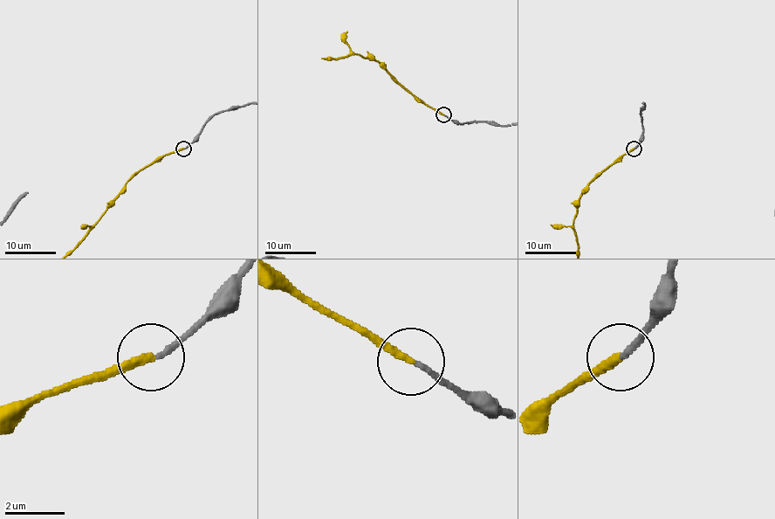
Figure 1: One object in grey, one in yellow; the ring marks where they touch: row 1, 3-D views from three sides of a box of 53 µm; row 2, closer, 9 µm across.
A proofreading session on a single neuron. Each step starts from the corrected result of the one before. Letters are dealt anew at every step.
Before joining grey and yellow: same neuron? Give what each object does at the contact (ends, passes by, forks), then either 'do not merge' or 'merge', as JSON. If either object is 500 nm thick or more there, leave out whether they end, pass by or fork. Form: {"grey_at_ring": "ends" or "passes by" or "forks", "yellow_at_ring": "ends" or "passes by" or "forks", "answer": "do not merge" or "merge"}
{"grey_at_ring": "ends", "yellow_at_ring": "ends", "answer": "merge"}

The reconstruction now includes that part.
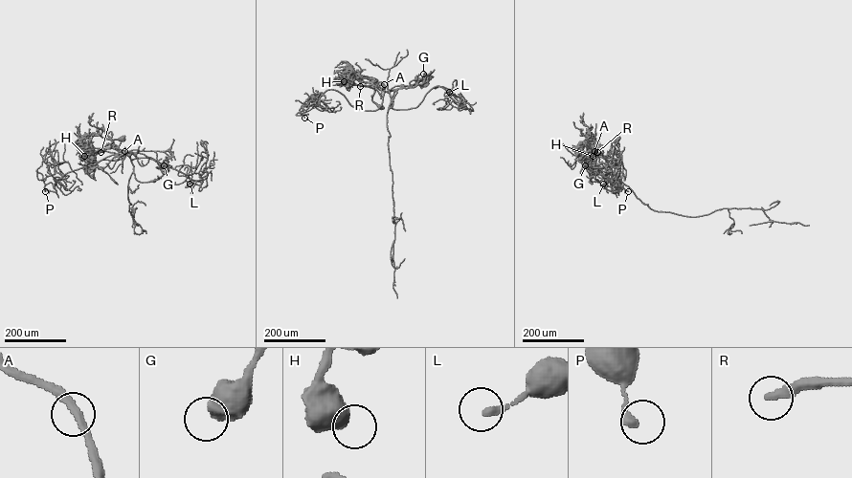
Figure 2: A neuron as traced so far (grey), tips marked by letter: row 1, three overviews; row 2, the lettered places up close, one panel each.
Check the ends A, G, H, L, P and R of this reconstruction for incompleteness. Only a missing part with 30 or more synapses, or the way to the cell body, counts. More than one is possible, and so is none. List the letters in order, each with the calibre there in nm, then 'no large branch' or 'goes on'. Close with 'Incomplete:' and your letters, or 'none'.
A: calibre 280 nm; no large branch
G: calibre 600 nm; no large branch
H: calibre 650 nm; no large branch
L: calibre 240 nm; no large branch
P: calibre 280 nm; no large branch
R: calibre 280 nm; goes on
Incomplete: R

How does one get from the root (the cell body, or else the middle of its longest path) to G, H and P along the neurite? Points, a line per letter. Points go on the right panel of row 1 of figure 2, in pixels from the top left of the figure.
G: (617, 139), (594, 148), (595, 152), (607, 161), (610, 169), (599, 182), (585, 165)
H: (617, 139), (594, 148), (601, 156), (596, 149), (593, 156)
P: (617, 139), (597, 146), (594, 152), (621, 160), (600, 171), (613, 180), (616, 175), (616, 179), (628, 191)

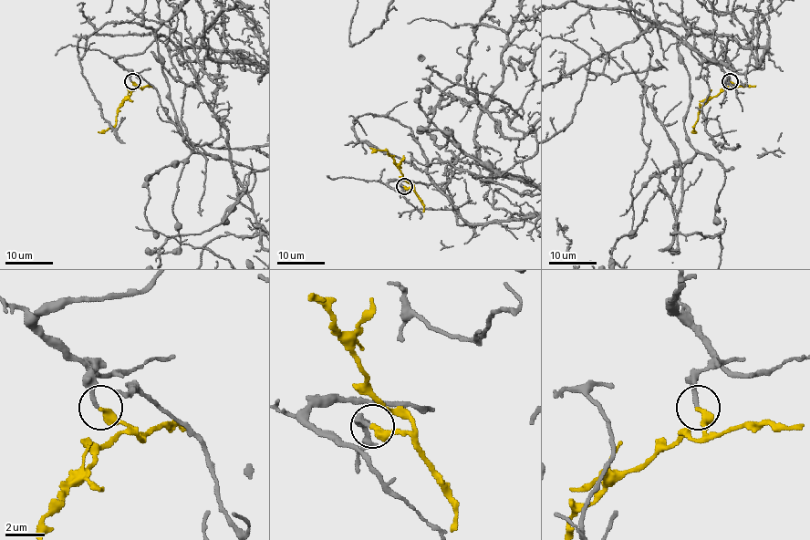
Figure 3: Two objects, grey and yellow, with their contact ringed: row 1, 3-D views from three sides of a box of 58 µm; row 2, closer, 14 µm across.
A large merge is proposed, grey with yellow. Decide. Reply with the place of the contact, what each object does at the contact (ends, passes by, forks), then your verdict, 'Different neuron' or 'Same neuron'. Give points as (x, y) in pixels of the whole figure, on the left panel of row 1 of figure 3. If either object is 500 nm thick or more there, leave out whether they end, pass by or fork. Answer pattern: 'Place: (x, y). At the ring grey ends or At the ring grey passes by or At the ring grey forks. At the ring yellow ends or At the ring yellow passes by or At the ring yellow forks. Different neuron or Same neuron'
Place: (132, 81). At the ring grey ends. At the ring yellow ends. Different neuron

